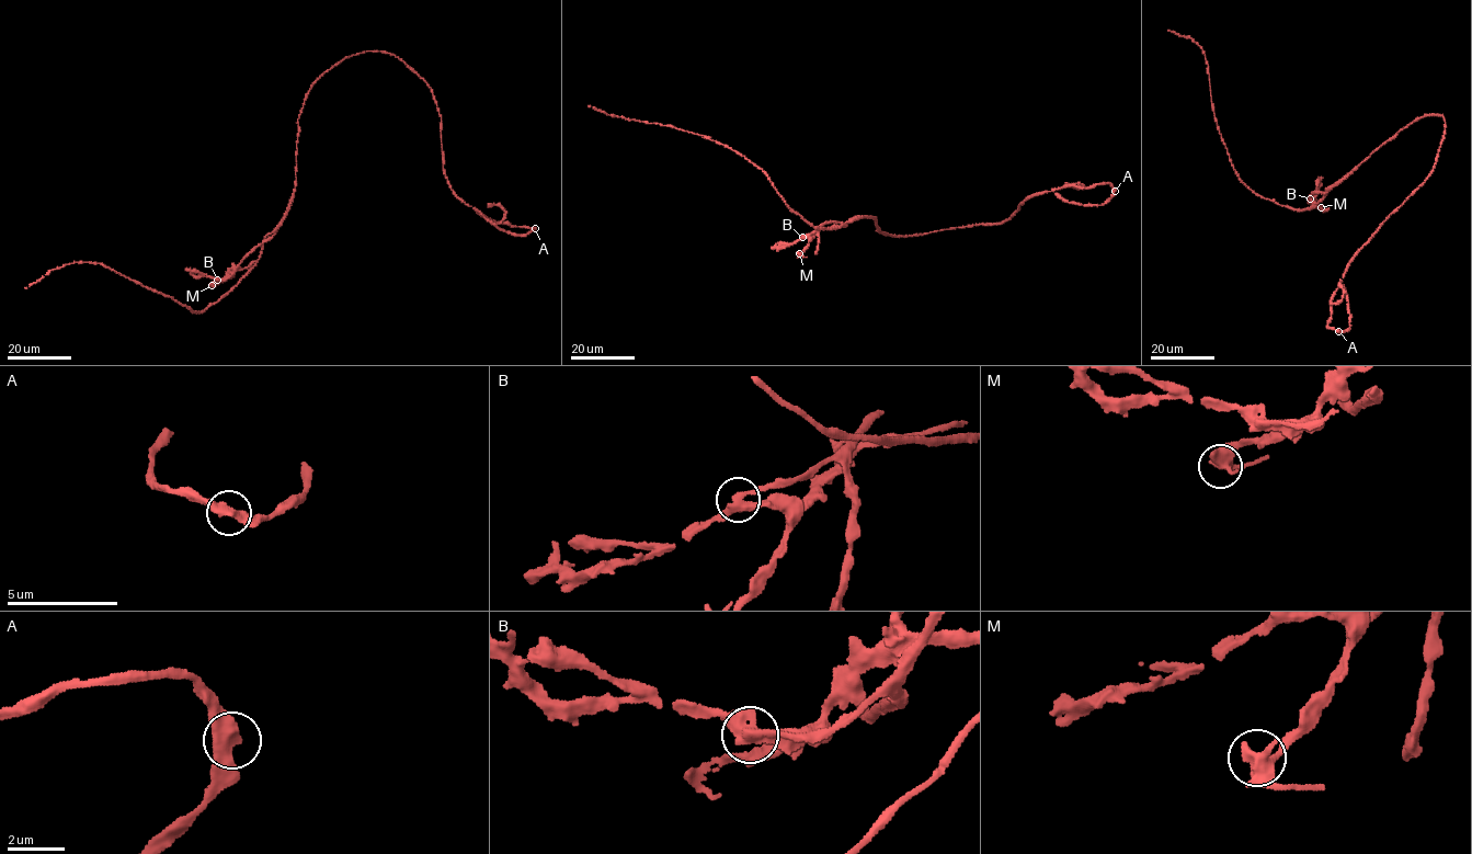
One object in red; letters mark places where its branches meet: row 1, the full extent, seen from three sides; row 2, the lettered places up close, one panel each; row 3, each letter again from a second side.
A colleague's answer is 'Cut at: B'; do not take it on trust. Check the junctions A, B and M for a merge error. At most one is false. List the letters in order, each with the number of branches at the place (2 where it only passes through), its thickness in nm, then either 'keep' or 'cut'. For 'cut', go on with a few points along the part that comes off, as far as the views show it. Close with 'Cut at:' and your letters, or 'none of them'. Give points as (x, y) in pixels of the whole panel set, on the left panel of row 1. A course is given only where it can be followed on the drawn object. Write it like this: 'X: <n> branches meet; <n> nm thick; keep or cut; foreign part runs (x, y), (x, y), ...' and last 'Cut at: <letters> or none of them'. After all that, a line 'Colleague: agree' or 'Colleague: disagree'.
A: 2 branches meet; 480 nm thick; keep
B: 2 branches meet; 480 nm thick; cut; foreign part runs (217, 280), (225, 280), (248, 254), (271, 237), (293, 198), (296, 180)
M: 2 branches meet; 500 nm thick; keep
Cut at: B
Colleague: agree

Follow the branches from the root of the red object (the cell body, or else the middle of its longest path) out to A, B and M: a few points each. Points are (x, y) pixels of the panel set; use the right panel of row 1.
A: (1379, 147), (1415, 120), (1444, 117), (1431, 170), (1347, 265), (1327, 326), (1338, 331)
B: (1379, 147), (1348, 177), (1325, 193), (1313, 193), (1310, 198)
M: (1379, 147), (1330, 191), (1312, 193), (1314, 204), (1321, 207)

